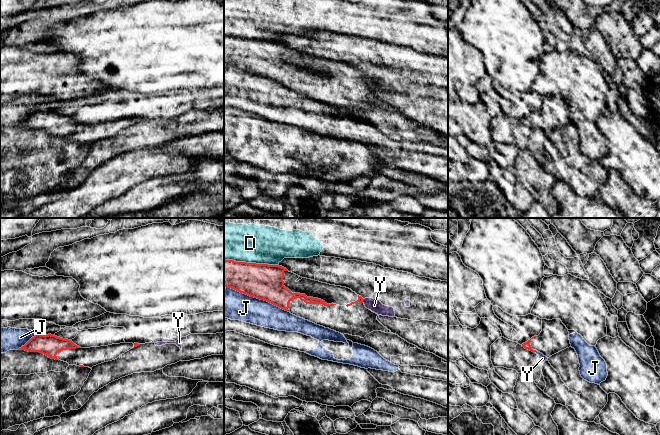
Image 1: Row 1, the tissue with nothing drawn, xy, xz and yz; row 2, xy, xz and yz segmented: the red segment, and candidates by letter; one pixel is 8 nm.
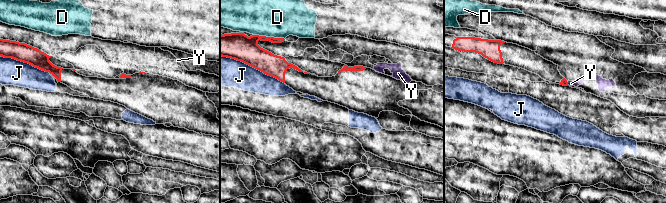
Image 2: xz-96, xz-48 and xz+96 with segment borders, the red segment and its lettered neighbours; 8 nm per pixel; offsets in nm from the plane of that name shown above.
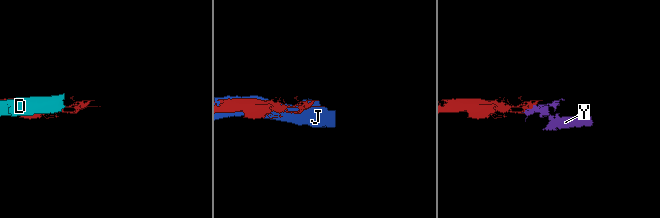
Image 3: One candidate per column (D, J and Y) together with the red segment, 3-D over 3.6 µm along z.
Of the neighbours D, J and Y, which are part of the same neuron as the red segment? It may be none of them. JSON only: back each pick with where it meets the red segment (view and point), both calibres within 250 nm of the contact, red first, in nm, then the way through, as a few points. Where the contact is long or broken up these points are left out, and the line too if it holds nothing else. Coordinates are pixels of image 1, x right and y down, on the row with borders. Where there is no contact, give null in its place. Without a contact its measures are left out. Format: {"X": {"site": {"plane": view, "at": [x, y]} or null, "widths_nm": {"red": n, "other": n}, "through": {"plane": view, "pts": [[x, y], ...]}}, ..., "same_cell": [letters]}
{"same_cell": []}

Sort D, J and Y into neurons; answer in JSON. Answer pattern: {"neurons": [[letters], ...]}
{"neurons": [["D"], ["J"], ["Y"]]}

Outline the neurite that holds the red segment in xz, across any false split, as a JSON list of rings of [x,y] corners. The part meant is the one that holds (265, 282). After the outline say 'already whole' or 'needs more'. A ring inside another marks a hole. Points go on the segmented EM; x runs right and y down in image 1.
[[[224,260],[224,287],[267,301],[291,314],[341,334],[364,338],[373,331],[391,333],[378,320],[378,314],[367,309],[363,298],[351,289],[302,278],[279,265]]] | needs more

